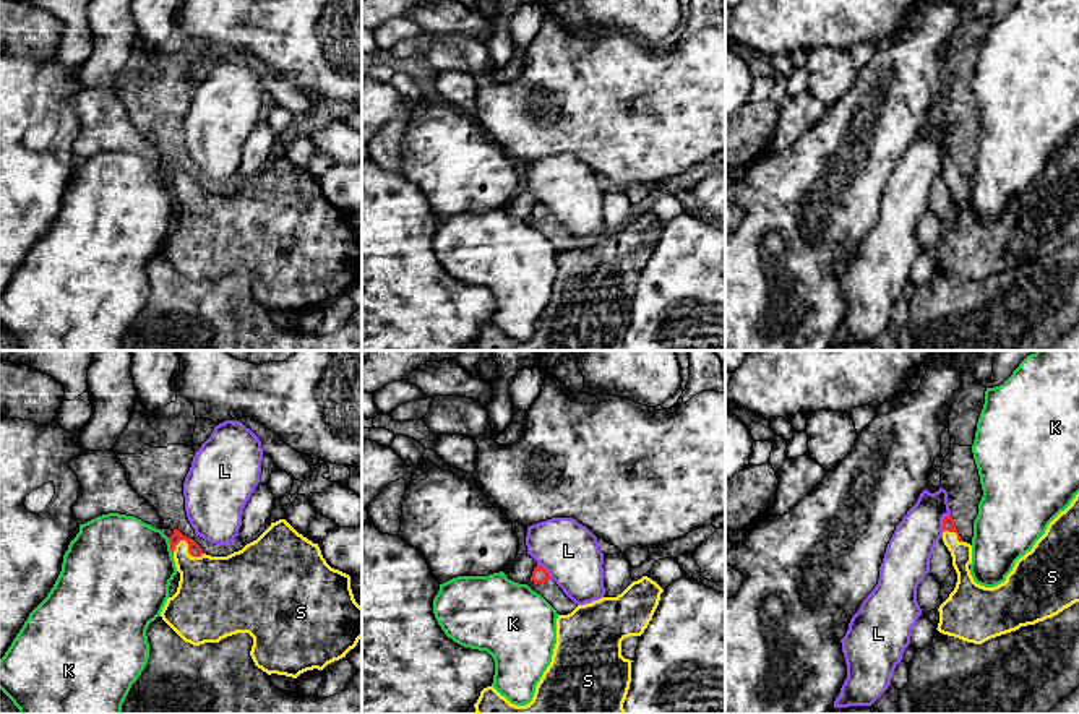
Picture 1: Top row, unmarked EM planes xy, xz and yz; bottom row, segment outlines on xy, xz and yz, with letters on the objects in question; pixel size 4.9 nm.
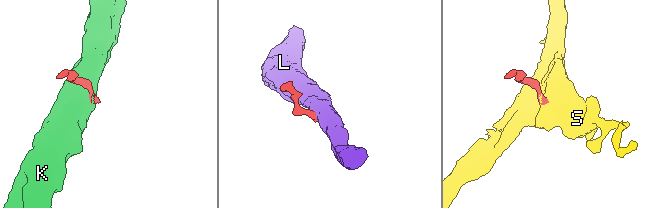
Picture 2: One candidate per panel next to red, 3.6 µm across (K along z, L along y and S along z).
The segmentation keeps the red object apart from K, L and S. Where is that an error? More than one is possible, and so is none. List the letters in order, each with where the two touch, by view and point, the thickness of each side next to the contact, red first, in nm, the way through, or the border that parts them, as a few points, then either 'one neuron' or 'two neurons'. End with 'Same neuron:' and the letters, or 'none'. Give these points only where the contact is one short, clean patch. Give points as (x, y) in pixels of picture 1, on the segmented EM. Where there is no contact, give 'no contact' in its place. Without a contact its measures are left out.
K: meets red in xy at (171, 547); 60 nm thick on the red side, 480 nm on the other; border along xy (167, 537), (172, 555); two neurons
L: meets red in yz at (943, 523); 60 nm thick on the red side, 220 nm on the other; border along yz (950, 515), (943, 520), (941, 531); two neurons
S: meets red in xy at (189, 547); 60 nm thick on the red side, 360 nm on the other; runs through xy (193, 549), (189, 547), (192, 563), (213, 591); one neuron
Same neuron: S

